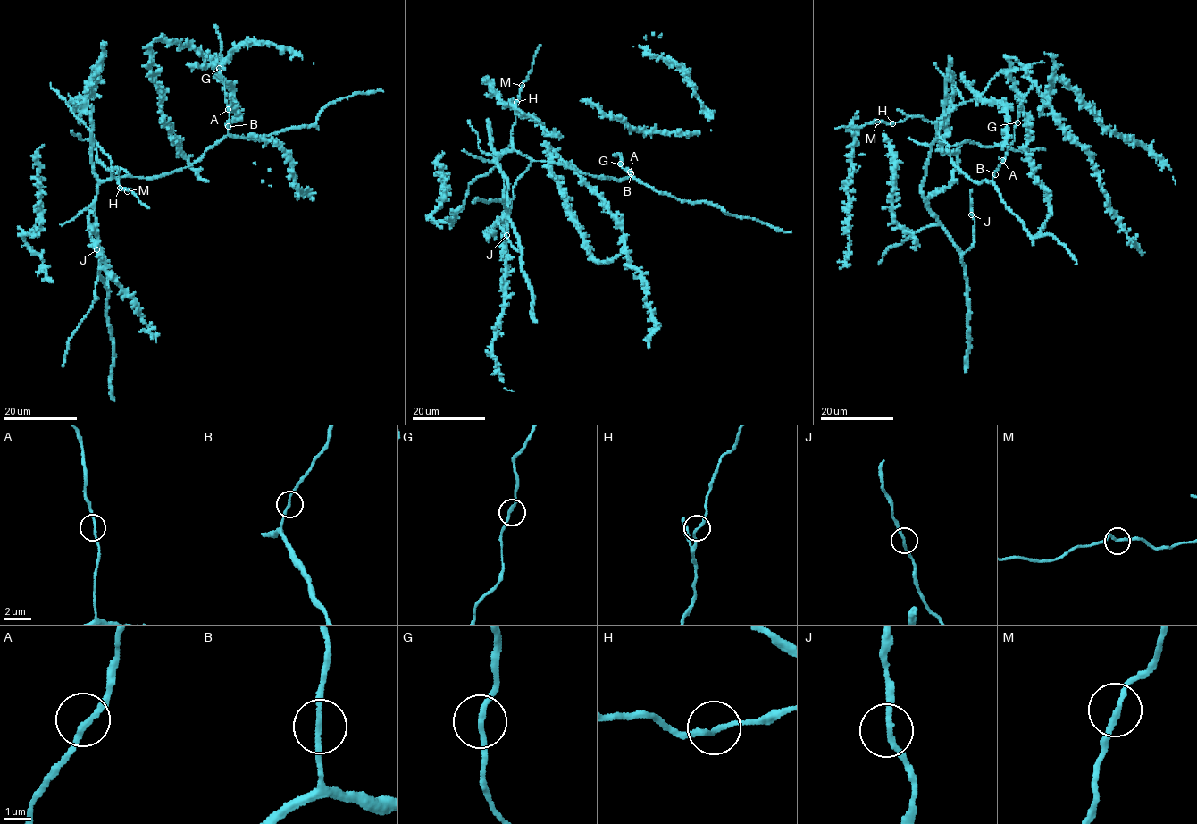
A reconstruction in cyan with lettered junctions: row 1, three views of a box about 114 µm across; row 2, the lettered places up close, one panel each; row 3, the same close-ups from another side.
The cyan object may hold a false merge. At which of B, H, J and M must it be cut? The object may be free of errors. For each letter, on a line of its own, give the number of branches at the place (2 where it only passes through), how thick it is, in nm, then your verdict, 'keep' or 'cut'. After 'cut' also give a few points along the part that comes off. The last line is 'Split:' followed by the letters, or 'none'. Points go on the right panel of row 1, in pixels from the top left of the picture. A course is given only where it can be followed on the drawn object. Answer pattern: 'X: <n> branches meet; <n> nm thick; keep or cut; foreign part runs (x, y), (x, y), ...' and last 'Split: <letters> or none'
B: 2 branches meet; 180 nm thick; keep
H: 2 branches meet; 190 nm thick; keep
J: 2 branches meet; 180 nm thick; keep
M: 2 branches meet; 190 nm thick; keep
Split: none

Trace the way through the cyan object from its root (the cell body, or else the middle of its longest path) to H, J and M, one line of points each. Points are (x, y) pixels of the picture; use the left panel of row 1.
H: (229, 109), (228, 134), (189, 166), (146, 178), (116, 178), (113, 176), (113, 169), (118, 167), (120, 188)
J: (229, 109), (228, 134), (189, 166), (99, 184), (94, 212), (99, 277), (106, 286), (96, 249)
M: (229, 109), (228, 134), (189, 166), (146, 178), (116, 178), (113, 169), (118, 167), (119, 187), (127, 191)

